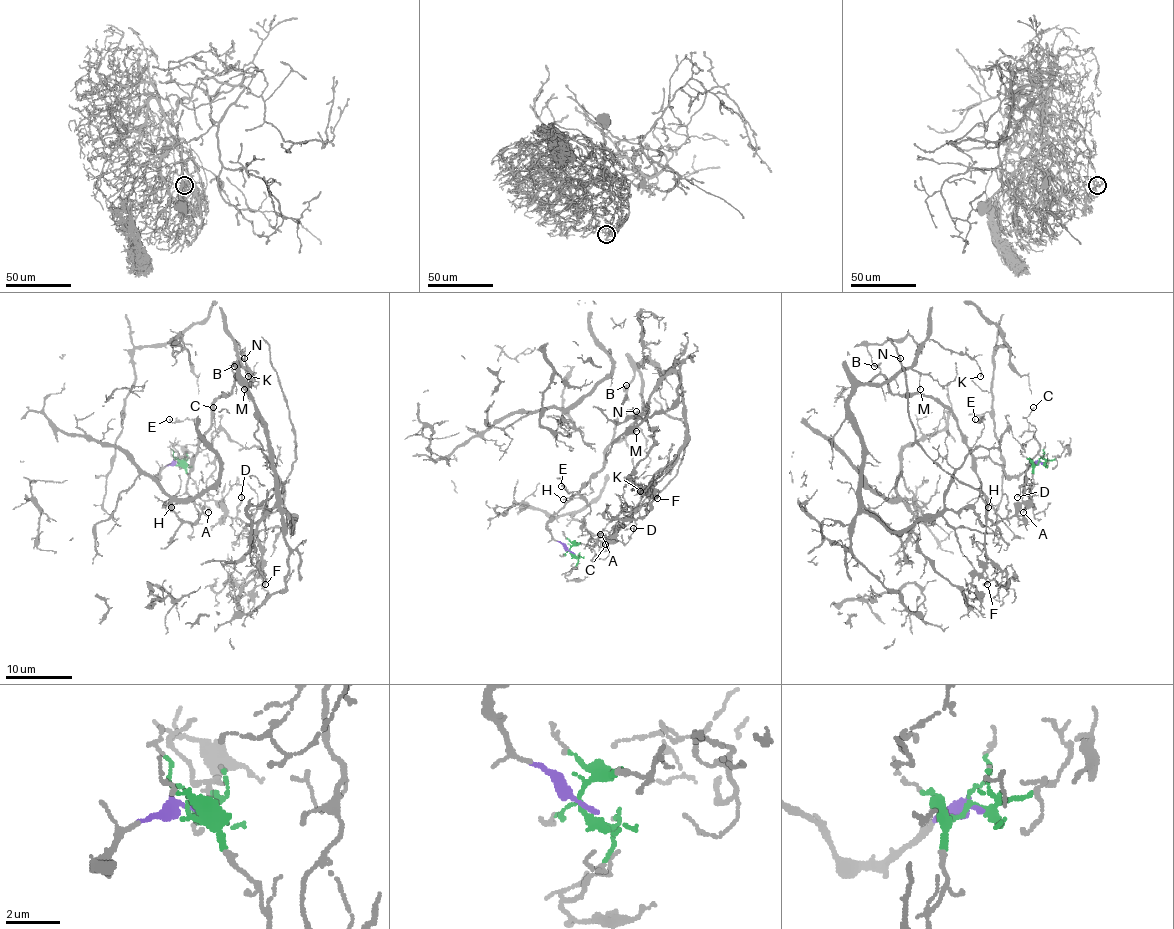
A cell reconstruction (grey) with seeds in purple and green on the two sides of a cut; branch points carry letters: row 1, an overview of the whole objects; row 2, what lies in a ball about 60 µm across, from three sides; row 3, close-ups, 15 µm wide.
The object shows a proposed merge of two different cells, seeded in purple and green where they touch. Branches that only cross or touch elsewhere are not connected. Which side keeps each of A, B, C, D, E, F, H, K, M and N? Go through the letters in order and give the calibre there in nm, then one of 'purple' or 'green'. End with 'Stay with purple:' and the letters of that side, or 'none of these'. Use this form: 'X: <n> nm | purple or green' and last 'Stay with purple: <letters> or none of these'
A: 240 nm | green
B: 280 nm | purple
C: 140 nm | green
D: 60 nm | green
E: 100 nm | purple
F: 110 nm | green
H: 120 nm | purple
K: 110 nm | purple
M: 90 nm | purple
N: 110 nm | purple
Stay with purple: B, E, H, K, M, N

